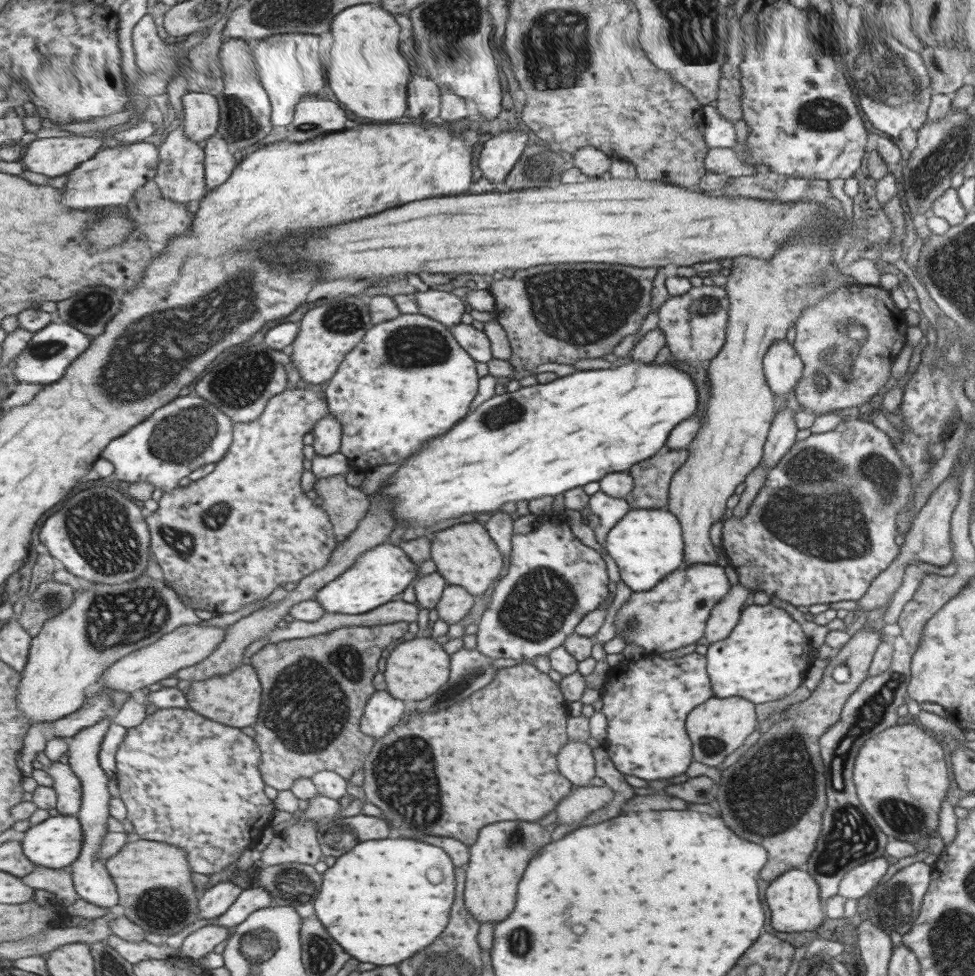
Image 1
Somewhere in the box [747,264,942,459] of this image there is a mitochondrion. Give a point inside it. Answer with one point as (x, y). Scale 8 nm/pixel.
(837, 360)

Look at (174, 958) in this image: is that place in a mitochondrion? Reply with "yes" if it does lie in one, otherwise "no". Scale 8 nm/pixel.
no

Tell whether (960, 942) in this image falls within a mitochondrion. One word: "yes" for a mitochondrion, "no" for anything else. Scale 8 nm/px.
yes

